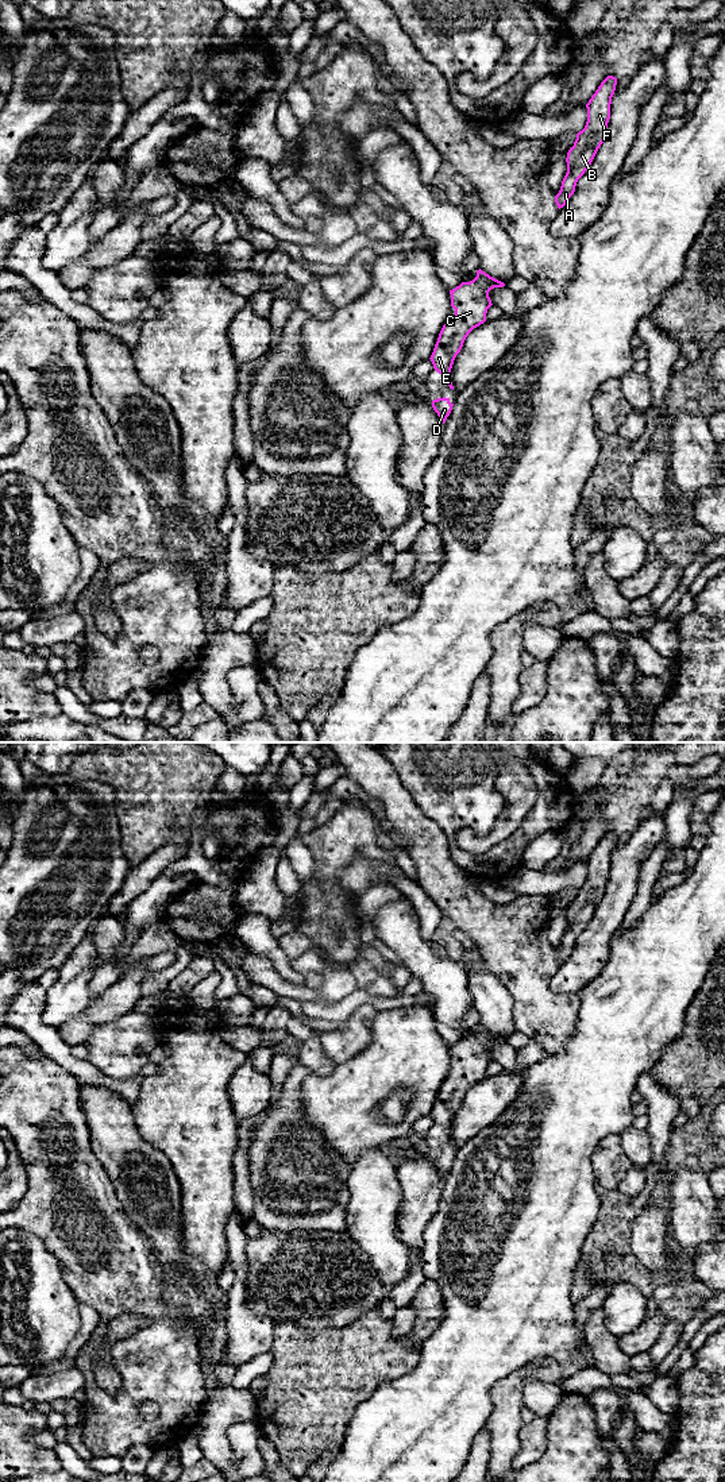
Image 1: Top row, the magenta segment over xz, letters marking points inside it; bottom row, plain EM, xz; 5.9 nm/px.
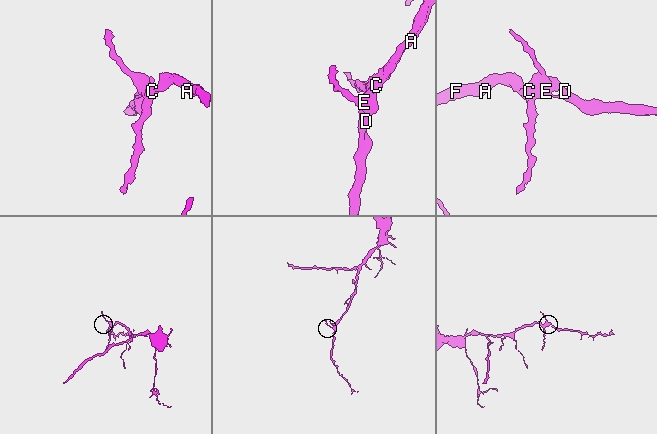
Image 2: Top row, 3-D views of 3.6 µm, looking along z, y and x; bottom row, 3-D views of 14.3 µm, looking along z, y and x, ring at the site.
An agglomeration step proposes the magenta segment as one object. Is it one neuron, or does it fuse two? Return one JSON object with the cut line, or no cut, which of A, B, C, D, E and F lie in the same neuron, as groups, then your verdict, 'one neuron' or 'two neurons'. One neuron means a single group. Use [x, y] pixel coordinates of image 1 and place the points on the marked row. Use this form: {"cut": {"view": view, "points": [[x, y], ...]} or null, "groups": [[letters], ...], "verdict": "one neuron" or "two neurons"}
{"cut": null, "groups": [["A", "B", "C", "D", "E", "F"]], "verdict": "one neuron"}

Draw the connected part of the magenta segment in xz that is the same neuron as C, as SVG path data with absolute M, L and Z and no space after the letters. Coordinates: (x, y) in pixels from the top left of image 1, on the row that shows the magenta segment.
M479 269L473 281L462 282L450 290L451 306L455 309L455 314L448 316L429 359L433 368L447 378L452 390L454 386L450 377L454 360L468 333L486 321L487 309L493 305L489 292L502 286L505 286L504 282Z

